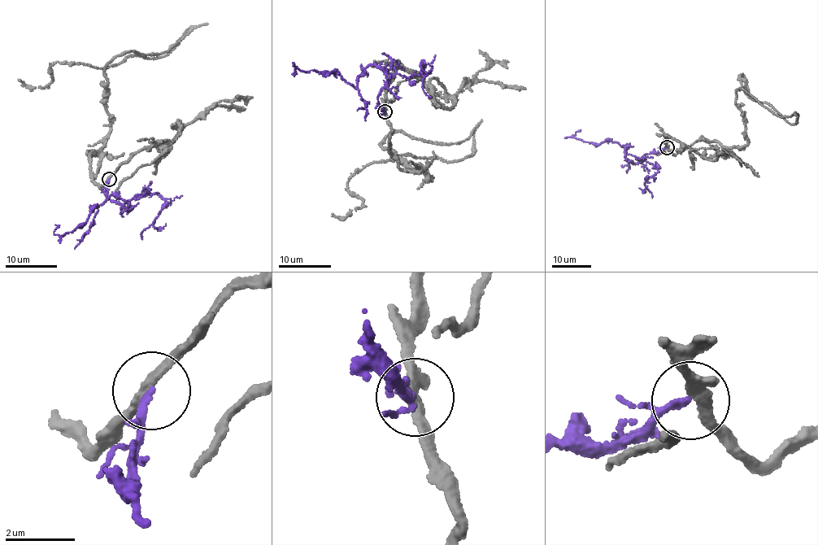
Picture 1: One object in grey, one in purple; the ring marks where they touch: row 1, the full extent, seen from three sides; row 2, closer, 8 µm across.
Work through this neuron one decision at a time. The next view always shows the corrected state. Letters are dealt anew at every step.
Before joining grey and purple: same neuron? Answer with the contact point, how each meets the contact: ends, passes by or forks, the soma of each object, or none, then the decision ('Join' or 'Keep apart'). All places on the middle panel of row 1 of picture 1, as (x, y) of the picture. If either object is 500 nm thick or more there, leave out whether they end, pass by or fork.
Place: (385, 111). At the ring grey passes by. At the ring purple ends. Soma of grey: none. Soma of purple: none. Keep apart

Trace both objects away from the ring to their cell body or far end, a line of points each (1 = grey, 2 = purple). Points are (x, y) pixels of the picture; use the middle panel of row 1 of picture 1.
1: (385, 111), (397, 166), (432, 177), (380, 146), (402, 131), (472, 154), (376, 162), (332, 214)
2: (385, 111), (377, 101), (386, 73), (373, 64), (353, 87), (336, 71), (297, 68), (296, 73)

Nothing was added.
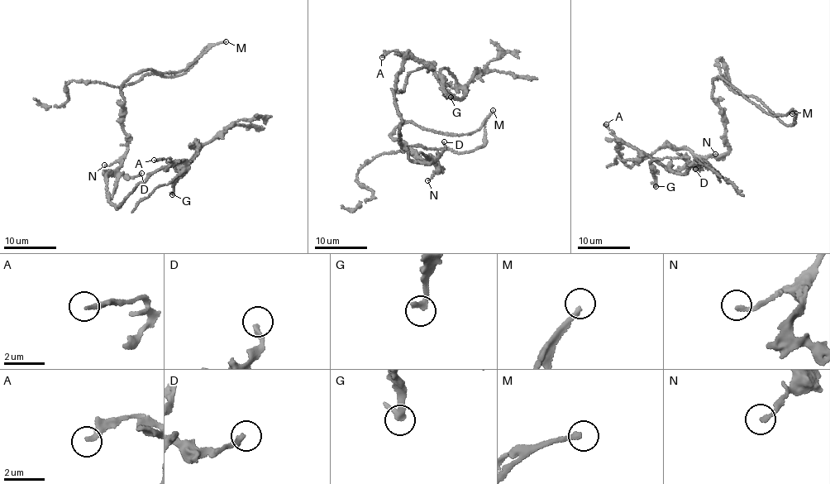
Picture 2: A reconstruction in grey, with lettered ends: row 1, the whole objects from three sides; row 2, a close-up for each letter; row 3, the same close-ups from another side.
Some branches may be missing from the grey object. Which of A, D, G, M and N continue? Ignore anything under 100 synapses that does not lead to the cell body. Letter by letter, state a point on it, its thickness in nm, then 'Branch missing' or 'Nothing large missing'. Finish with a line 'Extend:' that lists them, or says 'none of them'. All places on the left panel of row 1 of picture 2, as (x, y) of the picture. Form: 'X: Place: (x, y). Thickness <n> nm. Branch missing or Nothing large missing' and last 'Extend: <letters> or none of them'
A: Place: (154, 160). Thickness 240 nm. Nothing large missing
D: Place: (141, 173). Thickness 240 nm. Nothing large missing
G: Place: (172, 194). Thickness 360 nm. Nothing large missing
M: Place: (226, 41). Thickness 220 nm. Branch missing
N: Place: (104, 165). Thickness 190 nm. Nothing large missing
Extend: M

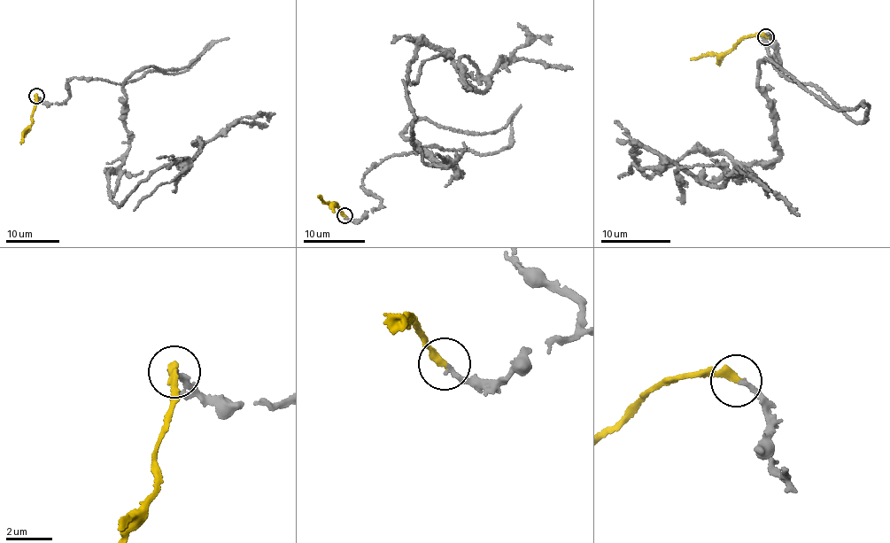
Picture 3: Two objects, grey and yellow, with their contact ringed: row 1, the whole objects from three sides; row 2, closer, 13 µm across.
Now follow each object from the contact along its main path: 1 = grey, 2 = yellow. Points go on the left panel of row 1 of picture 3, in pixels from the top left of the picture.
1: (35, 96), (188, 70), (210, 42), (123, 84), (117, 205), (220, 131), (267, 126)
2: (35, 96), (30, 126), (24, 129), (20, 143)

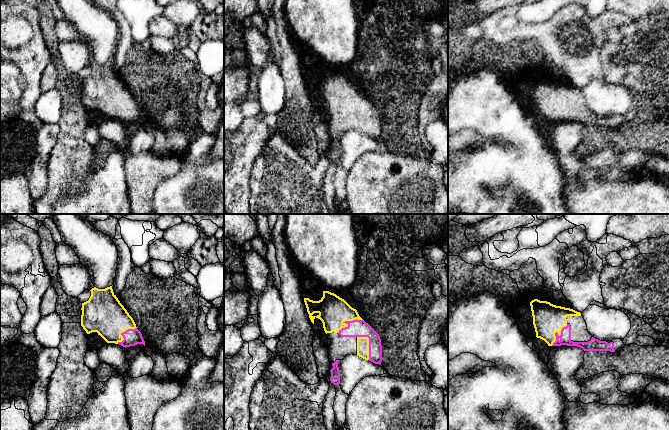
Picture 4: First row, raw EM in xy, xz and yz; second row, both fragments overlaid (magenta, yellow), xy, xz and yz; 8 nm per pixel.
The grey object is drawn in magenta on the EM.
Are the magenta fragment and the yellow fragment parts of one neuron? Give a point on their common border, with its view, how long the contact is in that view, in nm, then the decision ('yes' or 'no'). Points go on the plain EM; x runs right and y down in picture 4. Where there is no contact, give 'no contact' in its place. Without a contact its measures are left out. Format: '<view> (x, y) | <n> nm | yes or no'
xz (347, 97) | 240 nm | yes

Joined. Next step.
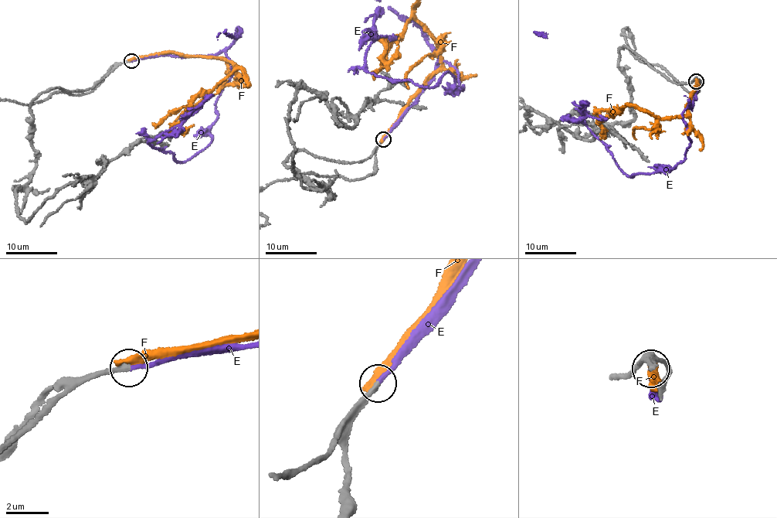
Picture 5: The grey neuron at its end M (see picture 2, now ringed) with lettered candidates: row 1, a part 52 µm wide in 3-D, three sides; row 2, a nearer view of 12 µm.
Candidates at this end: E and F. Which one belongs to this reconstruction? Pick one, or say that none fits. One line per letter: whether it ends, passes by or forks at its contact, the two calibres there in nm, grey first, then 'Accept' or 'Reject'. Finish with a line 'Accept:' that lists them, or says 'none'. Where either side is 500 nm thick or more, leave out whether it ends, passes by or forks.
E: It ends there. Thickness 240 nm (grey) against 180 nm. Accept
F: It ends there. Thickness 280 nm (grey) against 400 nm. Reject
Accept: E

